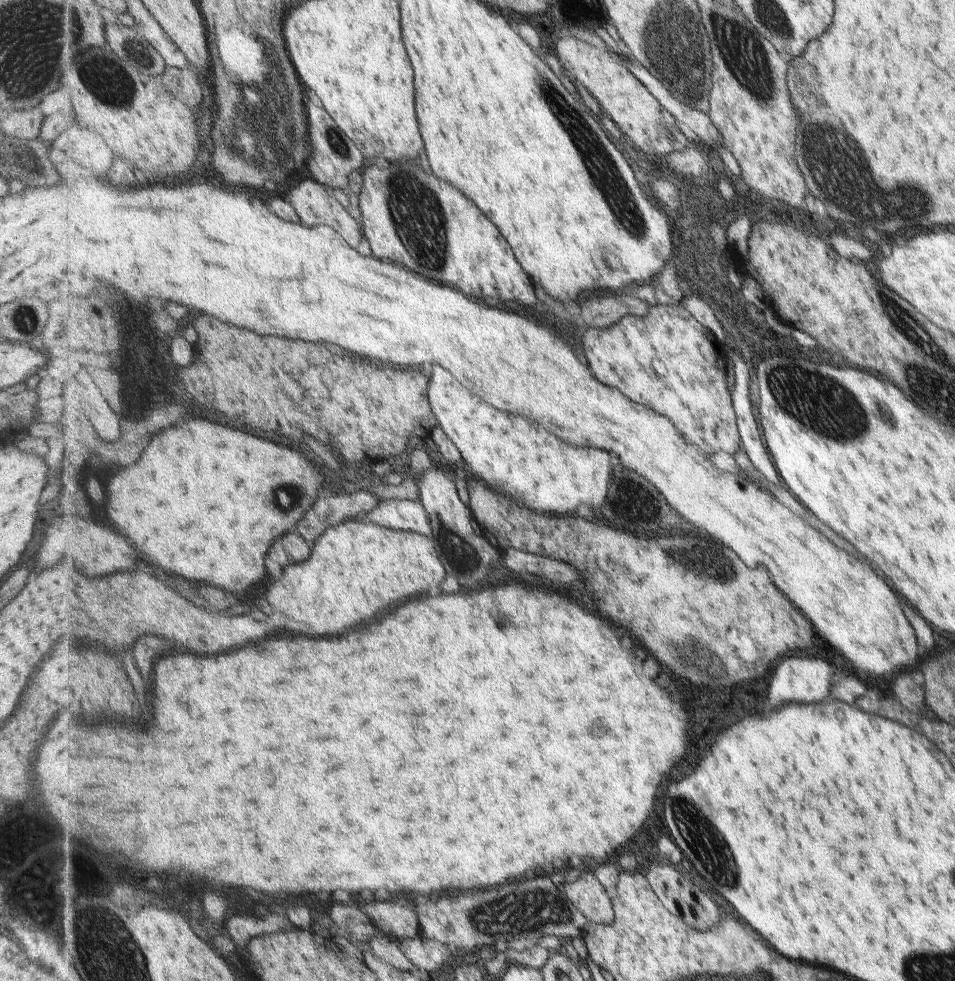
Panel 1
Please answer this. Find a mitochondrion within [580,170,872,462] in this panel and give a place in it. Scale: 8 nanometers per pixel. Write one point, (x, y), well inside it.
(815, 398)

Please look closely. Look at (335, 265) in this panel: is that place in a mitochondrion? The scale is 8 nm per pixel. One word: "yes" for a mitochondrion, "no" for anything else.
no

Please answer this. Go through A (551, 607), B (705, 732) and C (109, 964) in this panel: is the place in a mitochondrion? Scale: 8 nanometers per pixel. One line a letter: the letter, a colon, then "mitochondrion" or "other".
A: mitochondrion
B: other
C: mitochondrion

